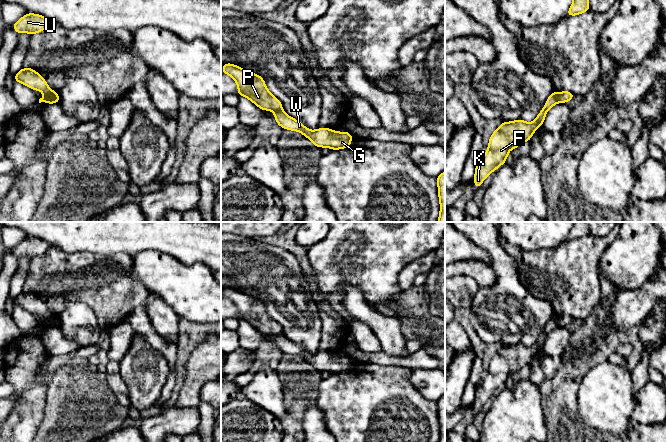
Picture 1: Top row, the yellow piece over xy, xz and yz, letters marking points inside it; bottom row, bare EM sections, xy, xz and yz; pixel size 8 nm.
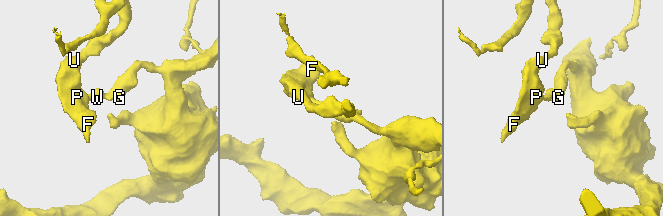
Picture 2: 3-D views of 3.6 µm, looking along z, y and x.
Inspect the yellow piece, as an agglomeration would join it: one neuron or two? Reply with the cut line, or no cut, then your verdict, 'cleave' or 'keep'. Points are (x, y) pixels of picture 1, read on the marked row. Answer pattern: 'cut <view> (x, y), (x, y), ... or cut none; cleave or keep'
cut yz (558, 92), (557, 101); cleave

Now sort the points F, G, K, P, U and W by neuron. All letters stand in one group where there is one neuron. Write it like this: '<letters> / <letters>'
F K P U / G W

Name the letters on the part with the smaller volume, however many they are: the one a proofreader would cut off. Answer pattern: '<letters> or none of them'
F, K, P, U

